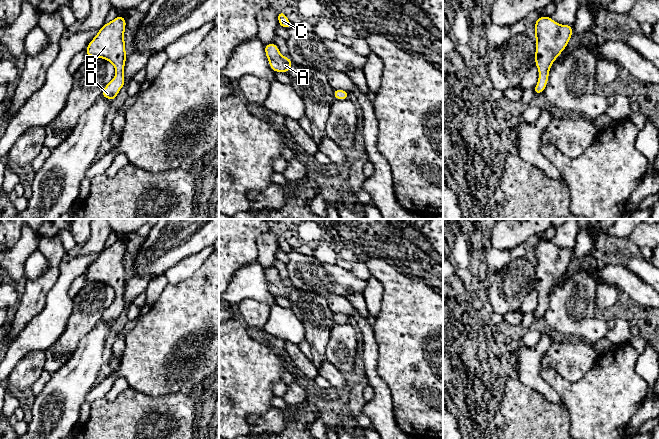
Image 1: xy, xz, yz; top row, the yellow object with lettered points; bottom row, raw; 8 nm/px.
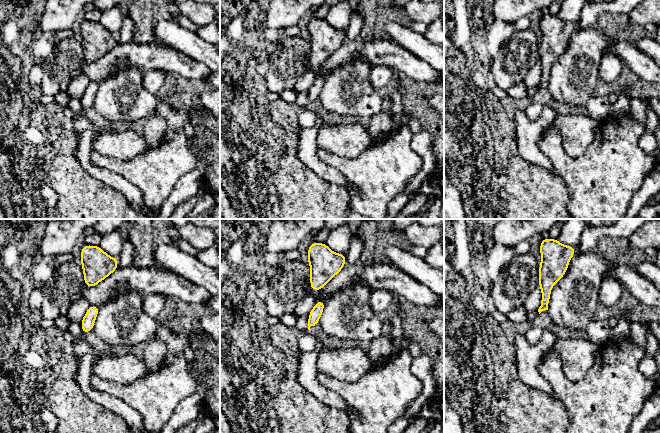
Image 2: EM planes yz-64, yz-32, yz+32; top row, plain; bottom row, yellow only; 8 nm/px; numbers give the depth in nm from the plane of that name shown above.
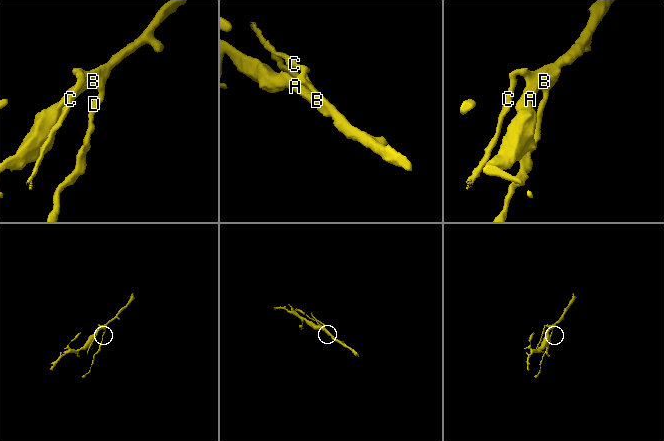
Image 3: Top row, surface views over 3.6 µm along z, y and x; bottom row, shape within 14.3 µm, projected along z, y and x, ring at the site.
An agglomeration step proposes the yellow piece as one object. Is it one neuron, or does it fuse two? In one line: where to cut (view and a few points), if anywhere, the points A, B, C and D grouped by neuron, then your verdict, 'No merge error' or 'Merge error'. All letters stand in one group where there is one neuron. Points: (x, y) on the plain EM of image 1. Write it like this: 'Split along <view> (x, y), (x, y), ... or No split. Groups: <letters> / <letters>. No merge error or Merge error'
No split. Groups: A B C D. No merge error

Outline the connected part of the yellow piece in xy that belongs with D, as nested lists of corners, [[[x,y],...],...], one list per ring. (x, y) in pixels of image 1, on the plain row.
[[[119,239],[99,253],[98,258],[89,266],[85,274],[88,282],[103,282],[114,289],[115,301],[104,311],[101,319],[111,325],[115,324],[126,305],[123,298],[127,280],[124,264],[125,252],[125,241]]]

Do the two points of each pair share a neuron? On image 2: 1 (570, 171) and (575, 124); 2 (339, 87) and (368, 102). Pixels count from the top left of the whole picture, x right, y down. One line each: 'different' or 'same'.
1: different
2: same

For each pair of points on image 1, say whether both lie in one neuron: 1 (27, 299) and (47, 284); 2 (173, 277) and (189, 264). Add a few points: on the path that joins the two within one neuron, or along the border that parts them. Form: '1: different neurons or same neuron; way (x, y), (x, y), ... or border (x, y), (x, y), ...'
1: same neuron; way (32, 295), (42, 285)
2: same neuron; way (177, 273), (185, 268)

